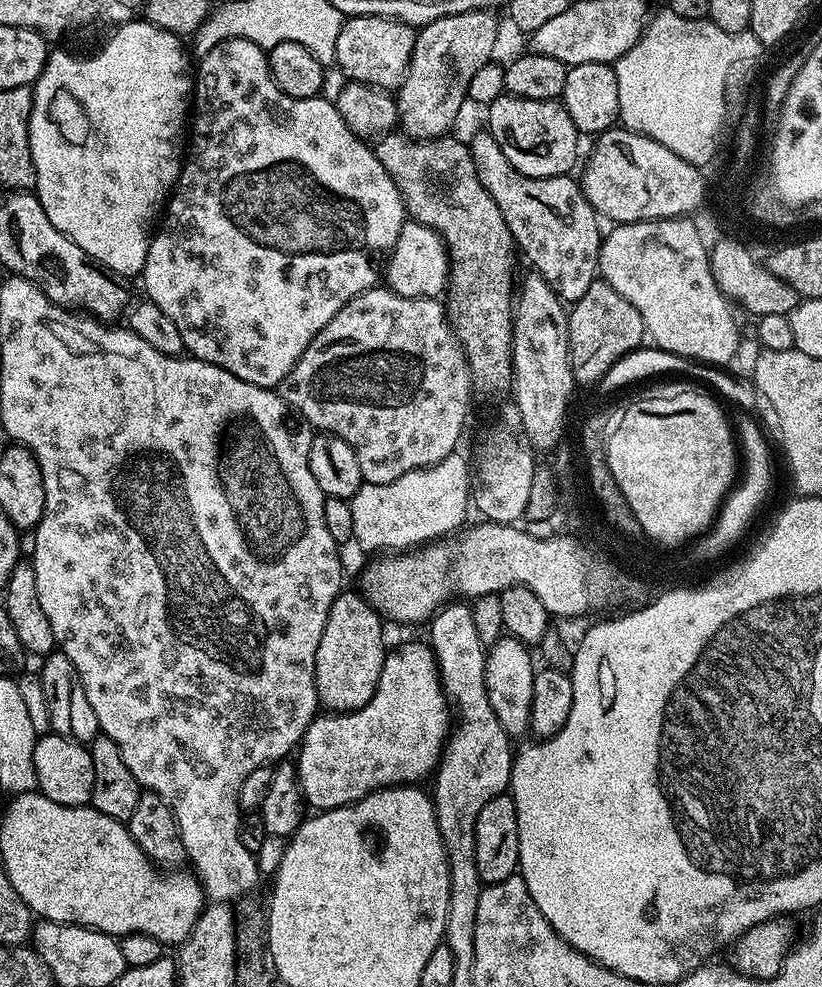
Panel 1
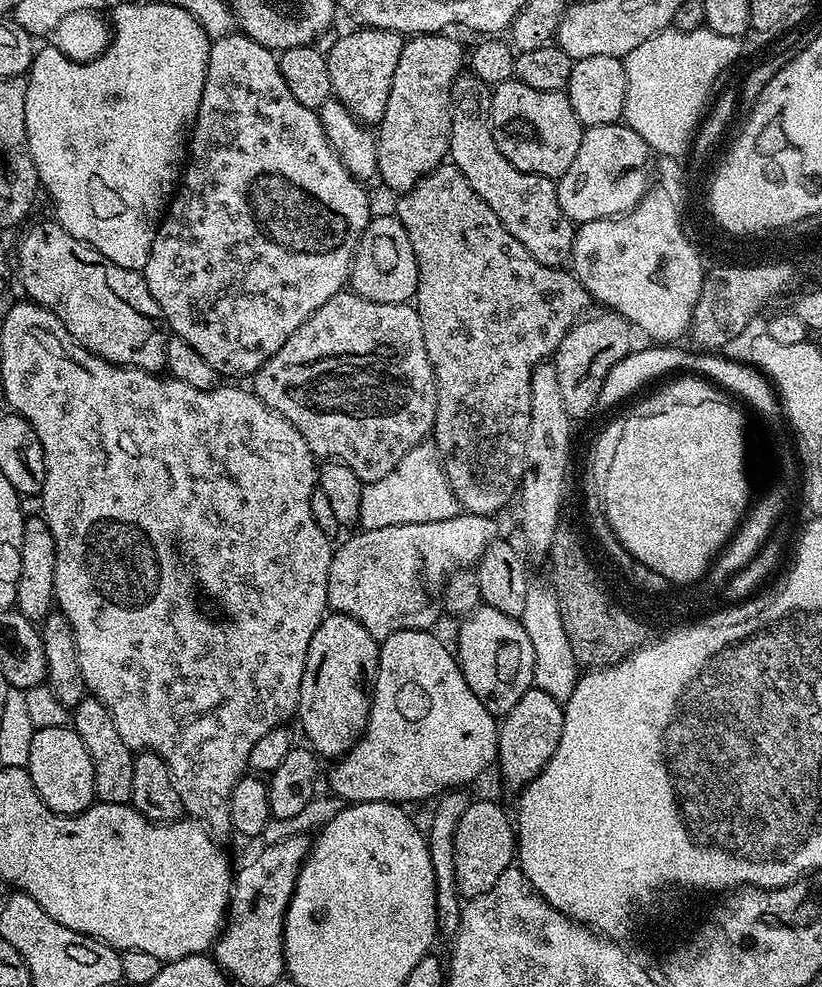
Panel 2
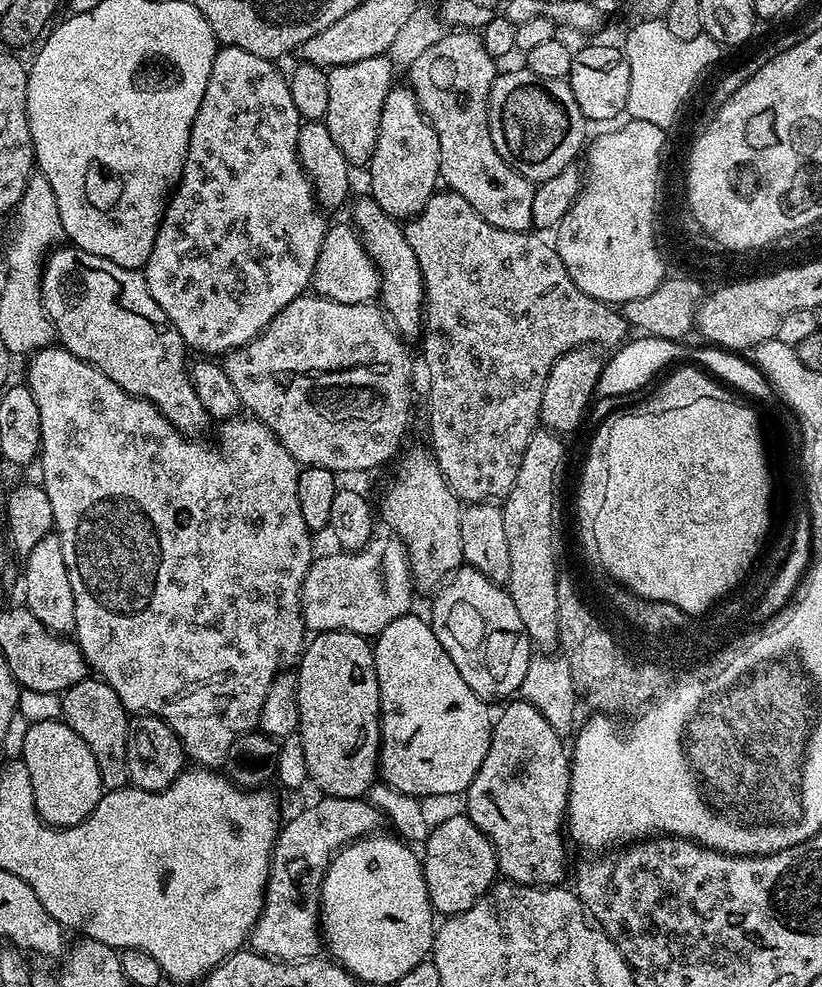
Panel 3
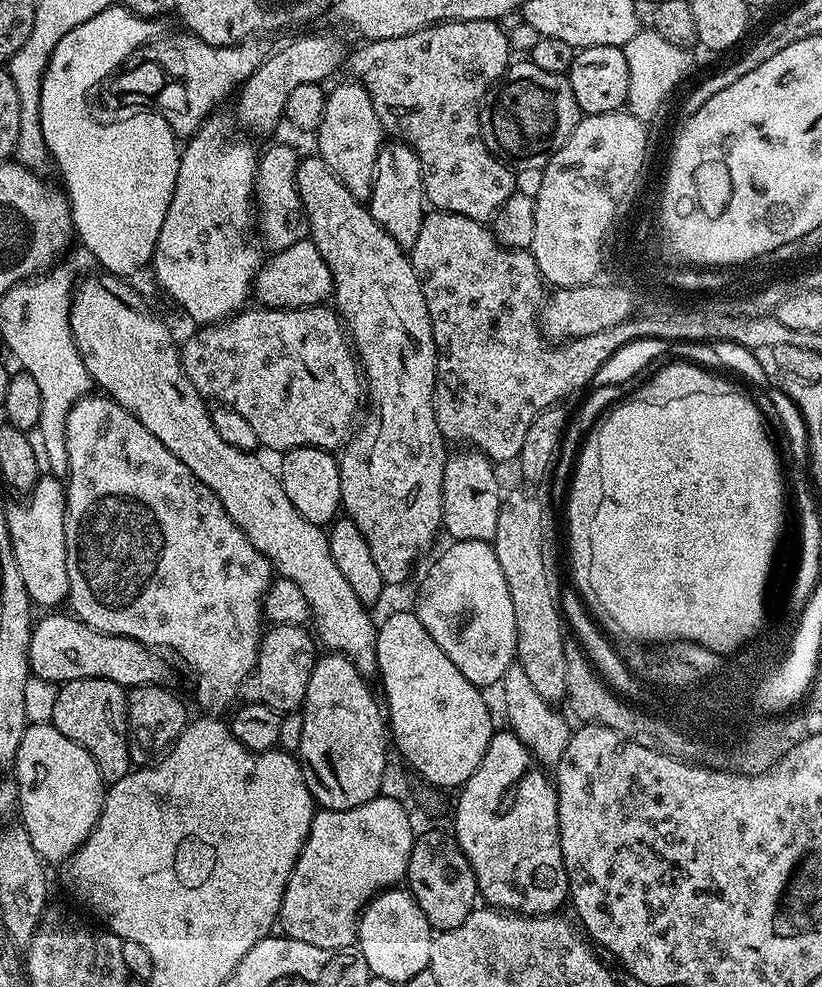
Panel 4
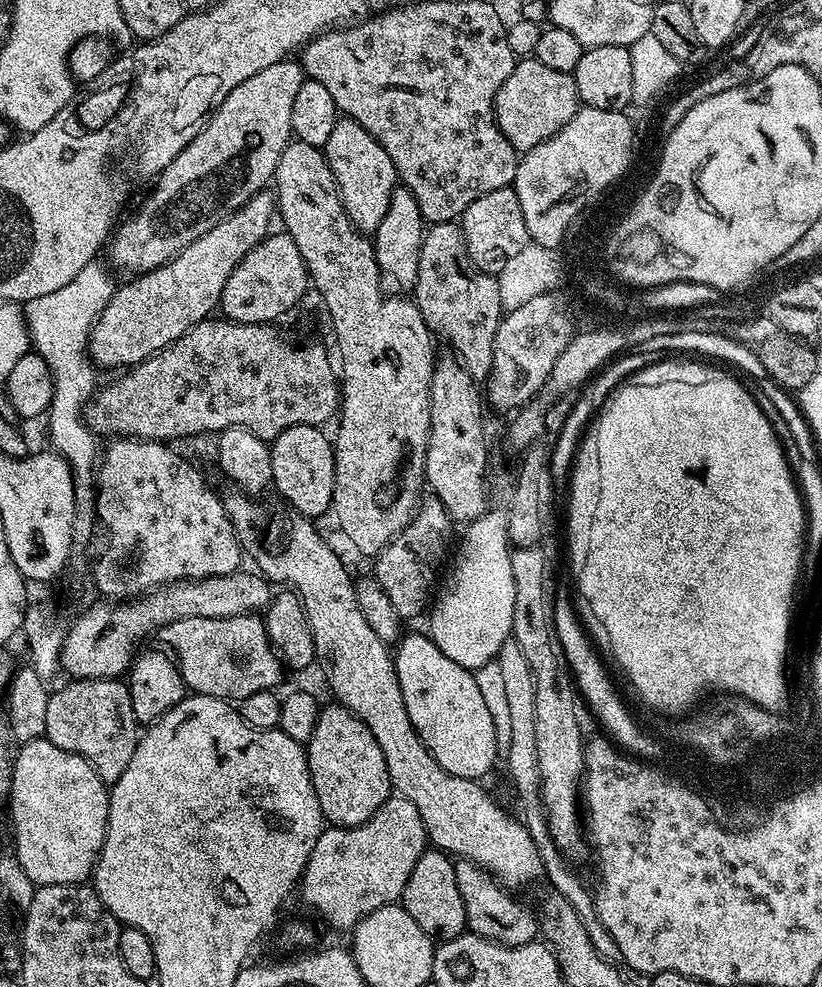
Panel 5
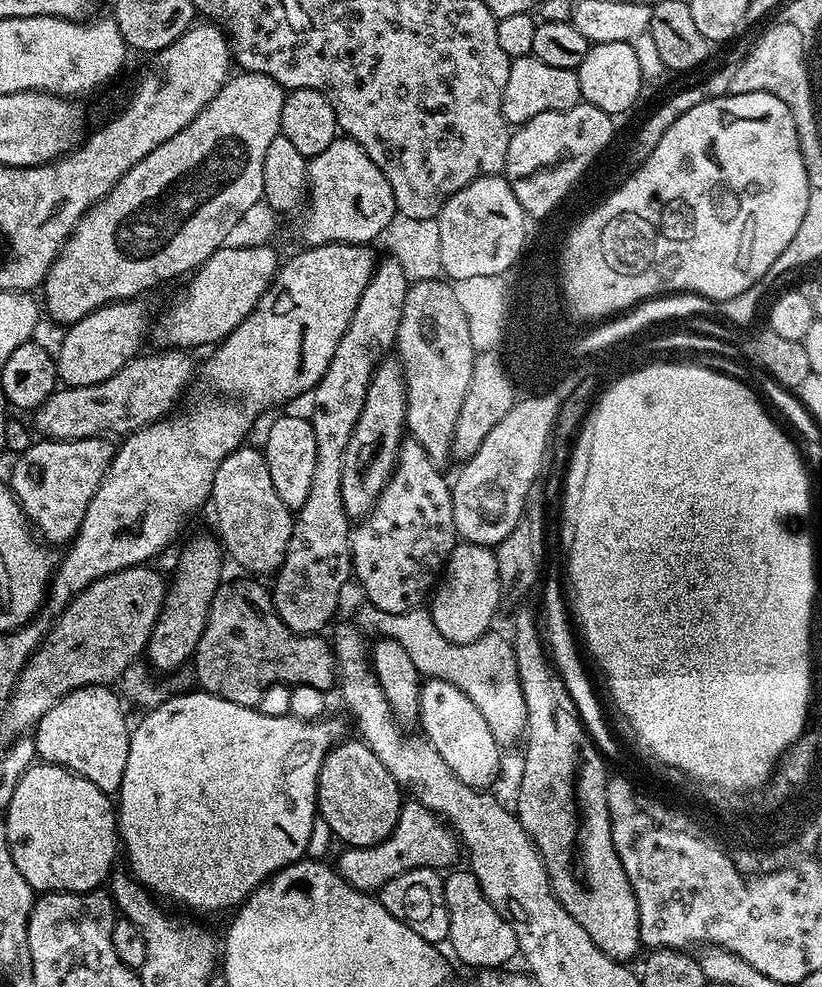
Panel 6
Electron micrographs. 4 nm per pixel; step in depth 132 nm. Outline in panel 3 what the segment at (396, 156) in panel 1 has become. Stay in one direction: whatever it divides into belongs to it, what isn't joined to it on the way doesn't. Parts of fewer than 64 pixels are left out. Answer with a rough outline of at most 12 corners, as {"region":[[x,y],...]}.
{"region":[[437,191],[424,279],[430,451],[500,502],[557,356],[625,343],[531,231]]}

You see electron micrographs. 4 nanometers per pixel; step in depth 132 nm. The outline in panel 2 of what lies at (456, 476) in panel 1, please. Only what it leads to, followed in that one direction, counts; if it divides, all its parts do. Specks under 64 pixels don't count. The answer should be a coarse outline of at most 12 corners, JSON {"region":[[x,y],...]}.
{"region":[[431,439],[363,487],[361,529],[461,511]]}

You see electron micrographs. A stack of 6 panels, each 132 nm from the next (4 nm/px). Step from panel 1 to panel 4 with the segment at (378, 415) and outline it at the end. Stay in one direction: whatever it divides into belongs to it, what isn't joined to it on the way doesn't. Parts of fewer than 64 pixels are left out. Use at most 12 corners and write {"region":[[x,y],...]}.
{"region":[[328,306],[197,327],[180,360],[272,452],[343,449],[362,369]]}

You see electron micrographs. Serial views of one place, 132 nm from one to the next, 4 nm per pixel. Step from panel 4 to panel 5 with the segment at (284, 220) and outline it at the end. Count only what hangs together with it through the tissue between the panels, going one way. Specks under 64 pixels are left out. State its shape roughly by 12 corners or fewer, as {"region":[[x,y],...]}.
{"region":[[276,197],[120,284],[88,336],[92,364],[127,370],[217,311],[270,235]]}

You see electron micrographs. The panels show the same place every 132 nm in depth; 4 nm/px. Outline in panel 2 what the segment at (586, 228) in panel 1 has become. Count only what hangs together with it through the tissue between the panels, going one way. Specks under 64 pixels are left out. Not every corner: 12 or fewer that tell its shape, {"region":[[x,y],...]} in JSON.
{"region":[[452,87],[451,163],[498,222],[558,268],[576,228],[556,180],[518,170],[492,133],[492,88]]}

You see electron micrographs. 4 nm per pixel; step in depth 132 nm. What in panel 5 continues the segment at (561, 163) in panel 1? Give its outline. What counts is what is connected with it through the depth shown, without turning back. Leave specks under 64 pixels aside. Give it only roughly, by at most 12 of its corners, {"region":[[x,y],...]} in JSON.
{"region":[[520,58],[496,92],[496,124],[523,154],[577,107],[573,73]]}

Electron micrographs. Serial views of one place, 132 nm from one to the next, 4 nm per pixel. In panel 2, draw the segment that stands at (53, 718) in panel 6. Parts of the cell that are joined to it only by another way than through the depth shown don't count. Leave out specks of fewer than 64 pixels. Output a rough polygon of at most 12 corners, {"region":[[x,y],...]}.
{"region":[[100,700],[71,709],[96,800],[131,804],[134,753]]}

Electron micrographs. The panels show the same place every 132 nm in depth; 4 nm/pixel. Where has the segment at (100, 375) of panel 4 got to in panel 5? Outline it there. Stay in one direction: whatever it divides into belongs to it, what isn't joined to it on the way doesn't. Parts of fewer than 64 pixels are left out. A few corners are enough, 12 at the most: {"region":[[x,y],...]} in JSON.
{"region":[[232,490],[265,580],[300,597],[337,701],[382,746],[439,851],[509,890],[538,846],[483,783],[426,750],[396,661],[309,517]]}

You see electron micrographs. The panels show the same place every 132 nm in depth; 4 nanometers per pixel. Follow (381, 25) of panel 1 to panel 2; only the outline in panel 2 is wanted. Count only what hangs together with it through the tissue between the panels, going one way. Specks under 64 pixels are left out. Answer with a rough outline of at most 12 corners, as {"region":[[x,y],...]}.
{"region":[[355,29],[326,48],[332,95],[379,125],[405,37]]}

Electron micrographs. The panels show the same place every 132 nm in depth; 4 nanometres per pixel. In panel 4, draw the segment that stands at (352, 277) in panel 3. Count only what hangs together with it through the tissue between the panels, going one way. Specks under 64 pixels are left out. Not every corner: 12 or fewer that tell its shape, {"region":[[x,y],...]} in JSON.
{"region":[[311,238],[271,253],[254,296],[266,308],[310,308],[333,295]]}

